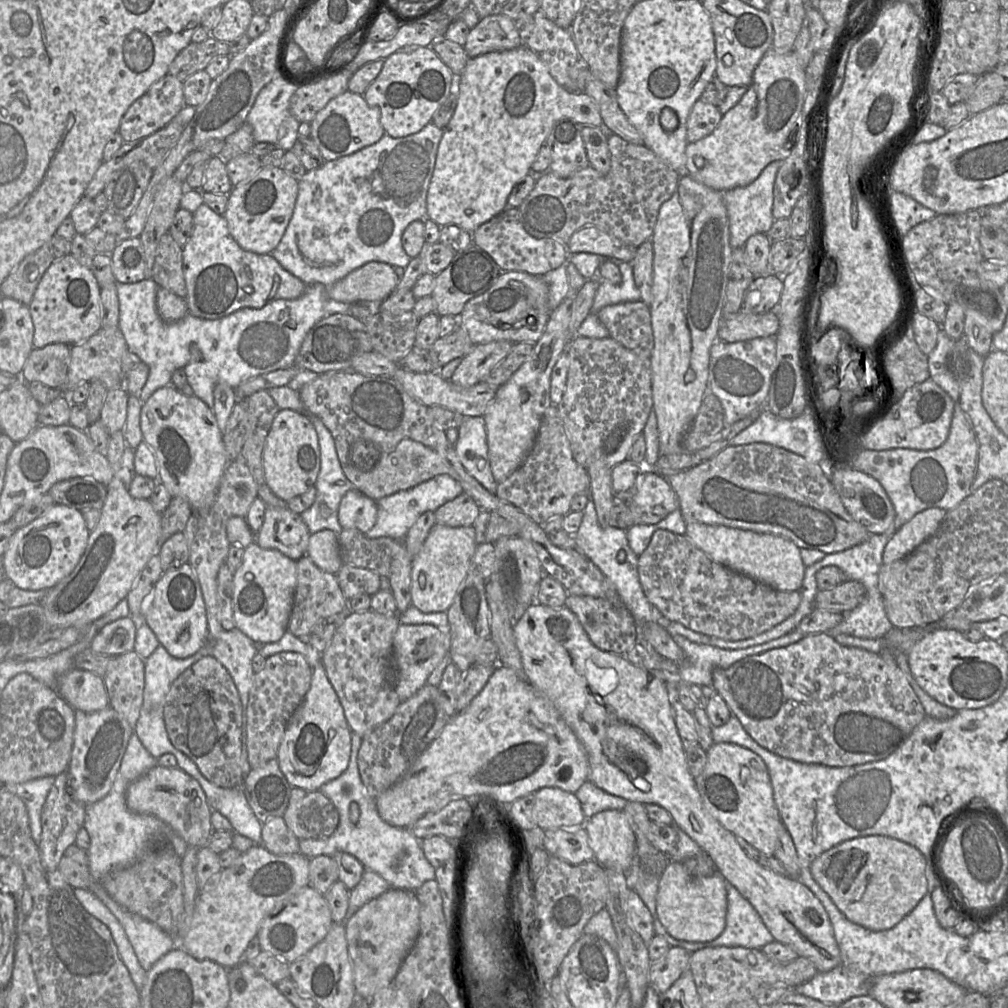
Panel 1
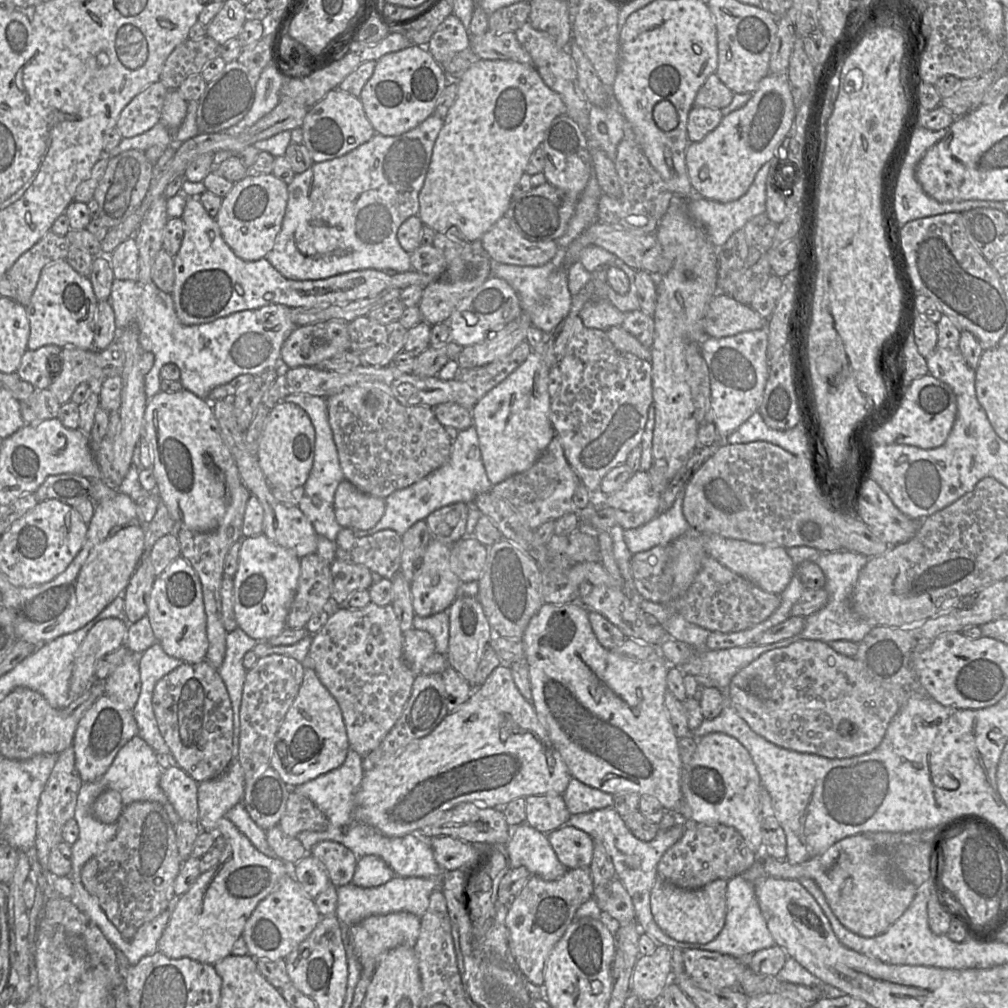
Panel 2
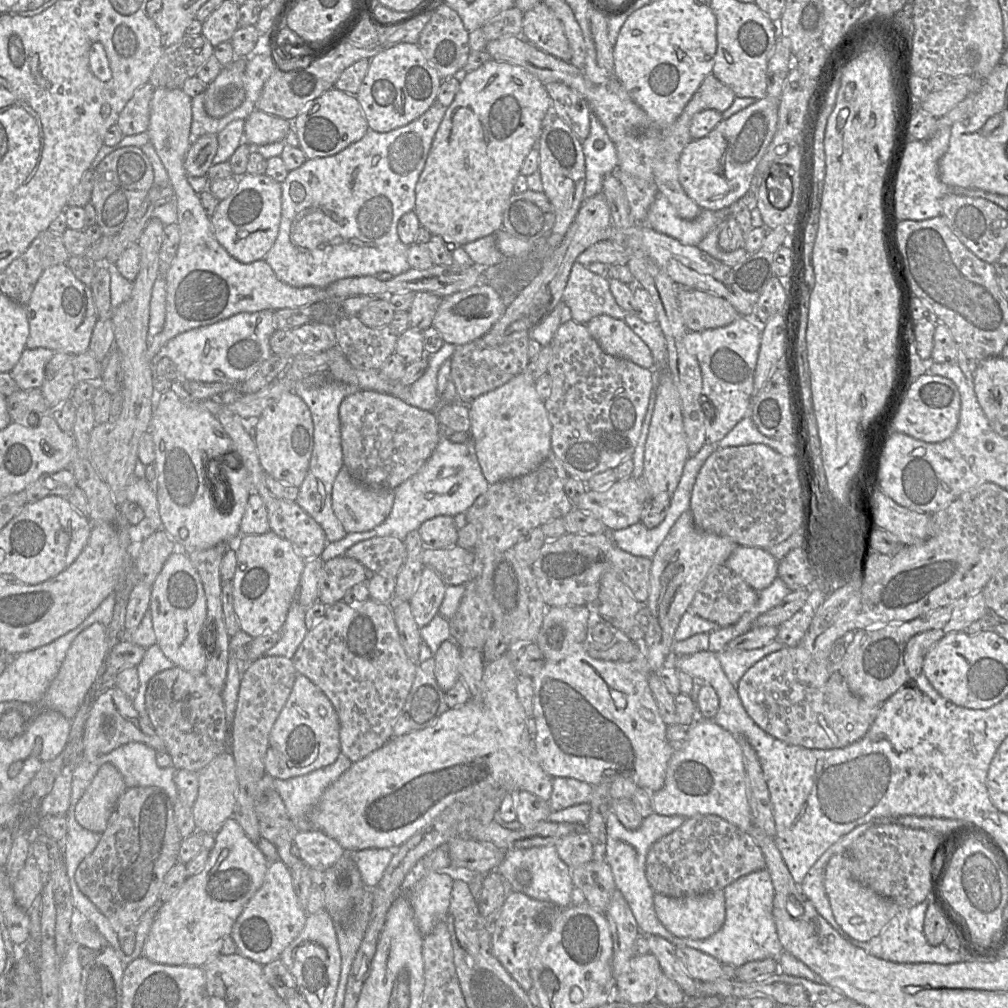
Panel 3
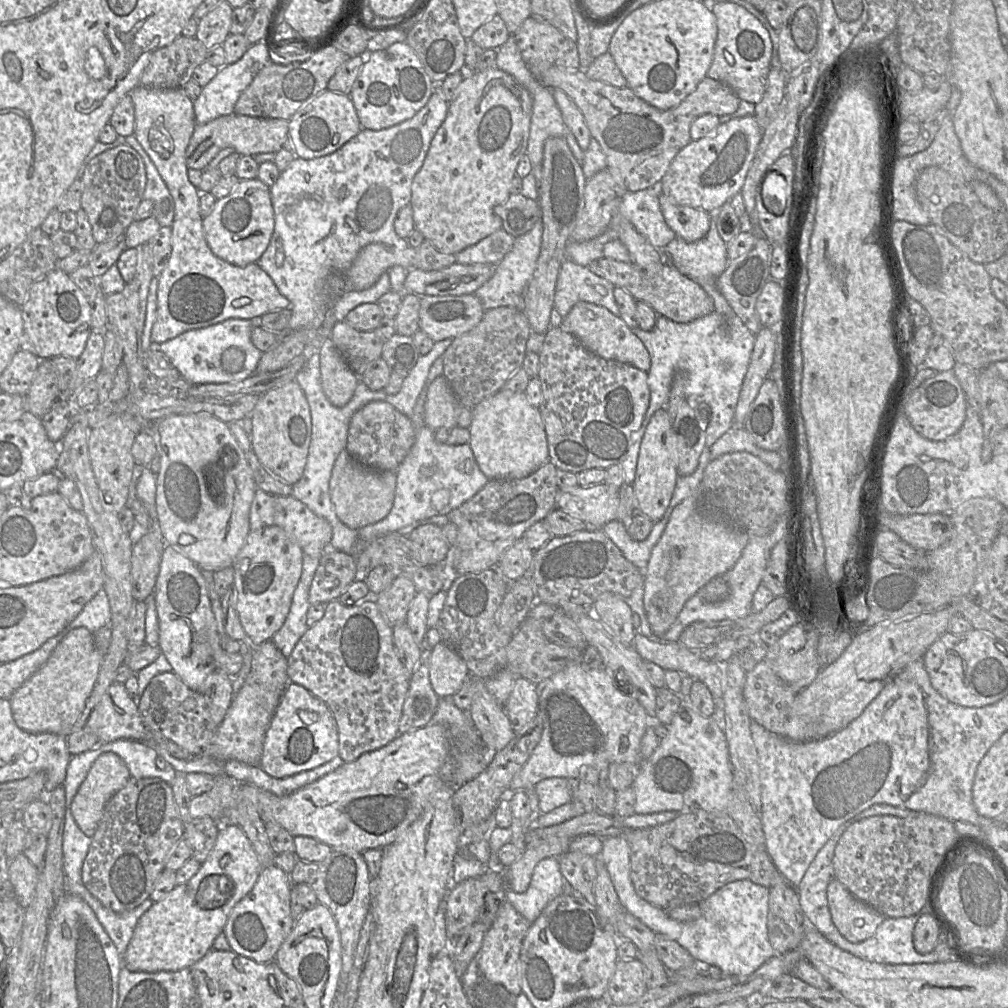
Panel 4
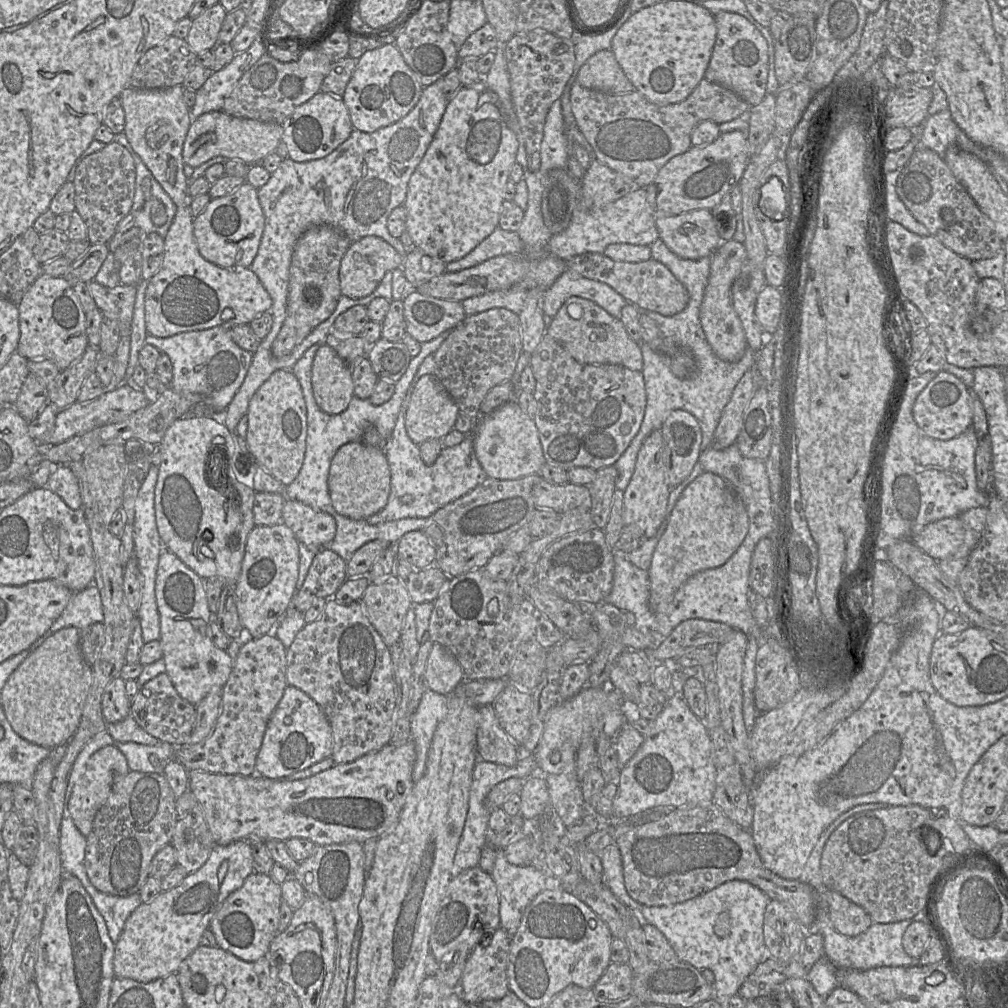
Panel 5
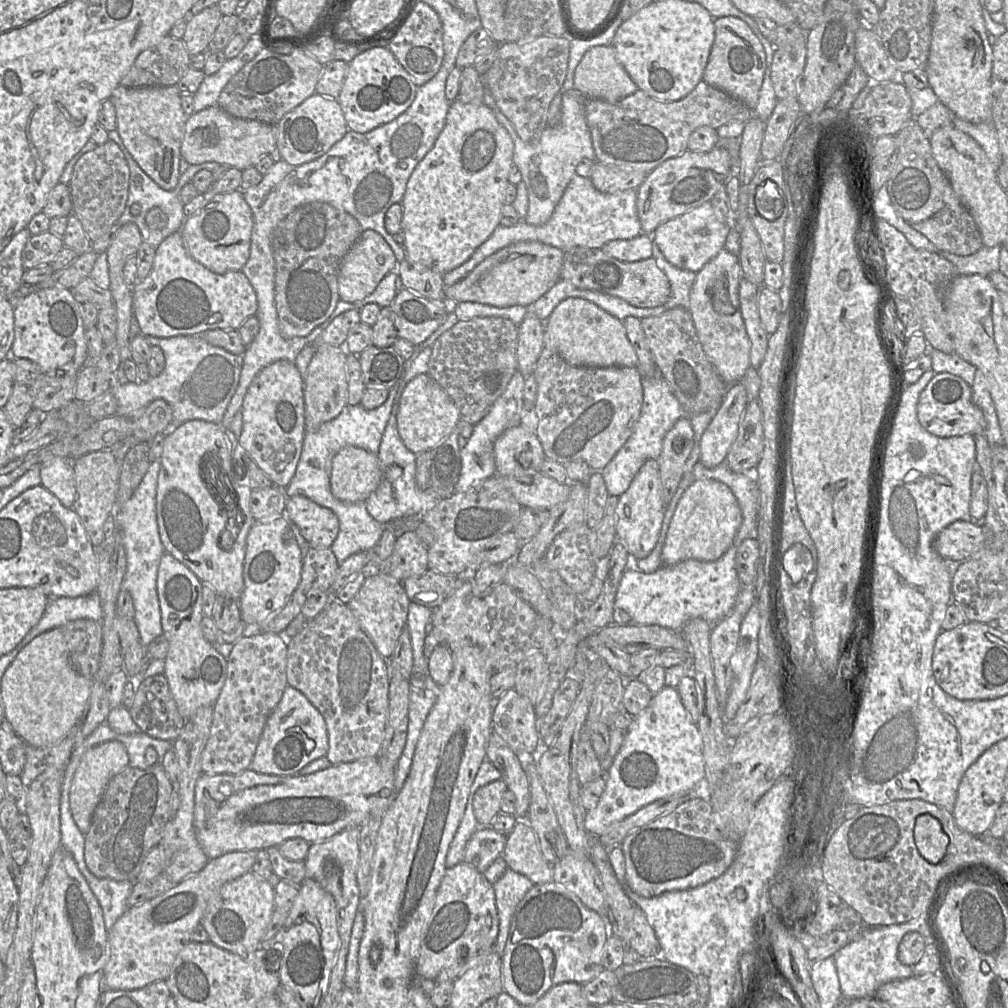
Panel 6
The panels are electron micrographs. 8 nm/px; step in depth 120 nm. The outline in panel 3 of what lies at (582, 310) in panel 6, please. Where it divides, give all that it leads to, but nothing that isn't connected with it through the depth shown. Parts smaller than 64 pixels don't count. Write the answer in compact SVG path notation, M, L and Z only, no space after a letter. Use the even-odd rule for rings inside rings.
M602 314L592 318L585 325L606 354L654 370L654 361L649 347L624 321Z

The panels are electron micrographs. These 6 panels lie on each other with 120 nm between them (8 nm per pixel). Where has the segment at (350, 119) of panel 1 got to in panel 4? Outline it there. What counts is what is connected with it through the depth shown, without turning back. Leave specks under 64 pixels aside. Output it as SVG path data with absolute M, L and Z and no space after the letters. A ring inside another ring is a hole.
M328 89L300 108L288 123L295 157L302 159L318 158L331 154L355 137L362 129L350 96Z

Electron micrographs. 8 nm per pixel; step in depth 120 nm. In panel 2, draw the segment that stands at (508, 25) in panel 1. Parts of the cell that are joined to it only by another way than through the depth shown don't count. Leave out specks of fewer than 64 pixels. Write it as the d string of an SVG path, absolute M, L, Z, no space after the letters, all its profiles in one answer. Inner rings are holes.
M489 29L482 35L470 35L470 48L481 59L513 60L532 64L532 58L515 32L496 34Z

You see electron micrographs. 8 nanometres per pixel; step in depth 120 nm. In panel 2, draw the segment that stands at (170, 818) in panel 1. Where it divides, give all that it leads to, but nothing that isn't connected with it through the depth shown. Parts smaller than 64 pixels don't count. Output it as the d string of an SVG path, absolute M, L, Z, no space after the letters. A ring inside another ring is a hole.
M177 765L162 771L159 786L181 820L198 823L198 785Z

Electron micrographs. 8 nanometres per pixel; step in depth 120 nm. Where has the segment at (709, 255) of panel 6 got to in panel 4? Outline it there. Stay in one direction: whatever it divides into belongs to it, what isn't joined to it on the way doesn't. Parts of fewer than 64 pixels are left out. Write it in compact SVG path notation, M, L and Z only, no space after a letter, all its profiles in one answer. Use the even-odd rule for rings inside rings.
M665 194L660 195L660 207L667 225L685 241L703 238L710 228L710 215L703 209L678 204Z

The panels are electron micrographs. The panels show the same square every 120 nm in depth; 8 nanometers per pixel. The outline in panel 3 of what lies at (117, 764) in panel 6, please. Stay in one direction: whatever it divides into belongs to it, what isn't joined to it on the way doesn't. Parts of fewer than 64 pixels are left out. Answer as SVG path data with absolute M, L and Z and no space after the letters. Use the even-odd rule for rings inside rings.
M103 764L75 806L75 819L83 828L101 834L121 795L127 789L119 770Z

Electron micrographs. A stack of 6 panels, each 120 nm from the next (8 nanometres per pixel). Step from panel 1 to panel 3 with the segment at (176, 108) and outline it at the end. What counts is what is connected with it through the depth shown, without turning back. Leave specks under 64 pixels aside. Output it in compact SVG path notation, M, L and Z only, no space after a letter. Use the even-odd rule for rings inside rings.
M150 83L138 88L120 112L116 126L124 136L147 131L150 119L150 102L154 89Z

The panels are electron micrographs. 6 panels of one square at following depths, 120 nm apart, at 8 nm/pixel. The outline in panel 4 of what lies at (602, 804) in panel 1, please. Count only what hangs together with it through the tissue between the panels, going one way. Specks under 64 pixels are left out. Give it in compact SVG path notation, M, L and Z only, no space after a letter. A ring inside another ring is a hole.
M550 777L539 781L533 787L538 800L541 813L571 802L573 797L573 782L563 777Z

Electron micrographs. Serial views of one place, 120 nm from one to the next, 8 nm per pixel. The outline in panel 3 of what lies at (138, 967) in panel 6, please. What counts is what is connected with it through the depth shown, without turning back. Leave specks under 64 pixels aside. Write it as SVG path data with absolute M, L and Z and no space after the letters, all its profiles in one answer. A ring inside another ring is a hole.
M230 817L215 835L215 844L204 868L189 876L181 889L164 902L156 914L142 955L154 963L202 967L221 954L223 942L248 901L261 887L270 862L257 843Z

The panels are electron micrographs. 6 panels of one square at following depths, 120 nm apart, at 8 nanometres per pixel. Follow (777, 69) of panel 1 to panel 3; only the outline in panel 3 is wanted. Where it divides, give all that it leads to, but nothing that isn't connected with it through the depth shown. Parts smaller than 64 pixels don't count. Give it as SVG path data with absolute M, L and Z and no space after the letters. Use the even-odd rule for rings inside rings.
M766 96L684 147L679 158L679 181L698 206L713 211L729 208L747 193L755 169L775 135L778 107L779 99Z

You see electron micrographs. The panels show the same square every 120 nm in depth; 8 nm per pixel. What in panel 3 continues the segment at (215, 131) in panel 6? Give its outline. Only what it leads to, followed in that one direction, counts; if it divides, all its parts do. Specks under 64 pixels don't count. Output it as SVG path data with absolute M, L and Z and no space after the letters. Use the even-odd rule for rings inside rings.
M254 110L245 119L243 142L258 146L285 140L292 129L292 121ZM204 134L193 141L184 159L184 169L190 176L206 176L212 160L217 152L217 134Z

